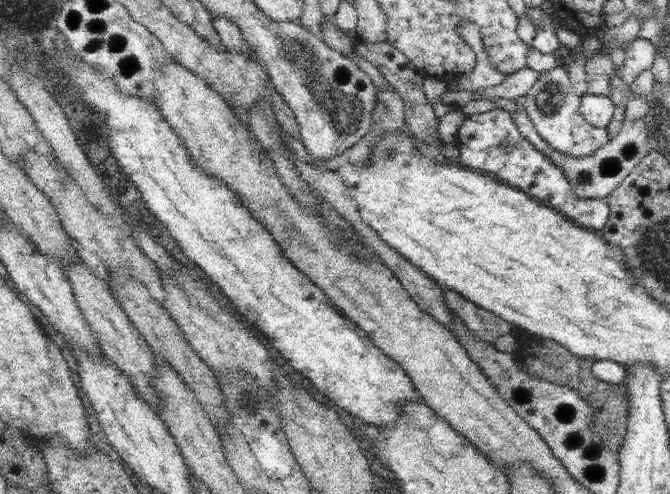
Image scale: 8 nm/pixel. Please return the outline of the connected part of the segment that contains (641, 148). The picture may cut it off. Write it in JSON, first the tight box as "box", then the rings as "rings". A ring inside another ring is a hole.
{"box":[512,91,654,200],"rings":[[[631,91],[626,100],[623,125],[616,136],[613,136],[603,147],[595,150],[591,155],[576,157],[556,150],[546,142],[534,126],[532,119],[524,108],[512,110],[514,123],[518,125],[520,133],[528,139],[540,152],[552,159],[566,175],[572,190],[580,198],[602,198],[606,200],[612,192],[641,162],[647,154],[654,150],[652,136],[648,132],[648,118],[650,113],[649,97],[643,97]]]}

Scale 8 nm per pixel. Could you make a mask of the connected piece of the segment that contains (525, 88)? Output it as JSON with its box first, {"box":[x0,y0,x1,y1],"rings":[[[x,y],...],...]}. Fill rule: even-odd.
{"box":[484,67,540,100],"rings":[[[524,67],[506,75],[503,81],[496,86],[484,91],[485,96],[514,100],[518,96],[524,96],[537,81],[540,72]]]}

